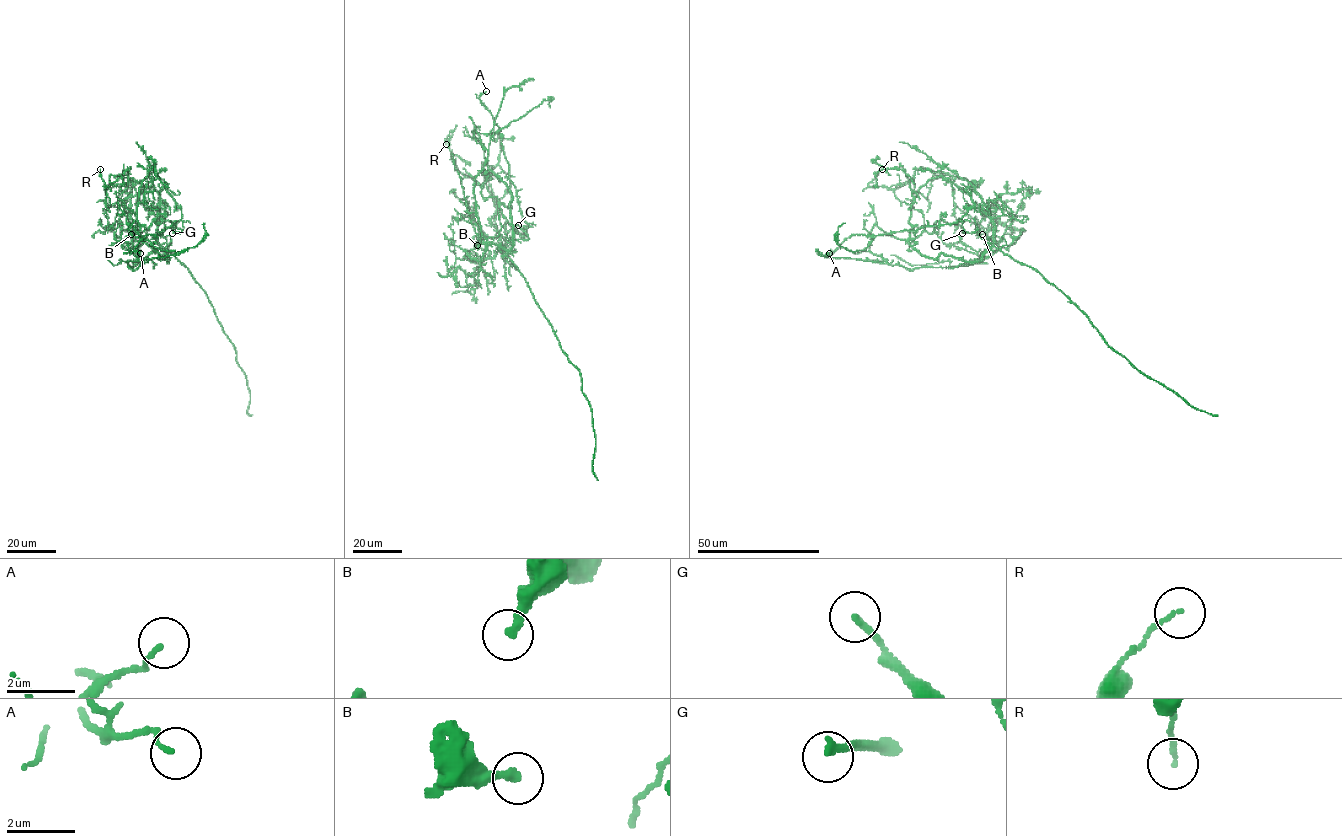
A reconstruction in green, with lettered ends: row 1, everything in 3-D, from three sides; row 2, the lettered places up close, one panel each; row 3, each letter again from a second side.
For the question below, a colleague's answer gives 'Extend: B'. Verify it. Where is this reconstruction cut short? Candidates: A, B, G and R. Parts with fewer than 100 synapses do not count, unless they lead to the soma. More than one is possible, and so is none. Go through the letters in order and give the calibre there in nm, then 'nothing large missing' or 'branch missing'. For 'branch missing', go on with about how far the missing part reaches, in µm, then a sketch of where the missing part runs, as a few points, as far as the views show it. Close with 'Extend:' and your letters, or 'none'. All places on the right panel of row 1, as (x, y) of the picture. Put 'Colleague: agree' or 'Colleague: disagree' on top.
Colleague: disagree
A: 110 nm | nothing large missing
B: 280 nm | nothing large missing
G: 220 nm | nothing large missing
R: 120 nm | nothing large missing
Extend: none

